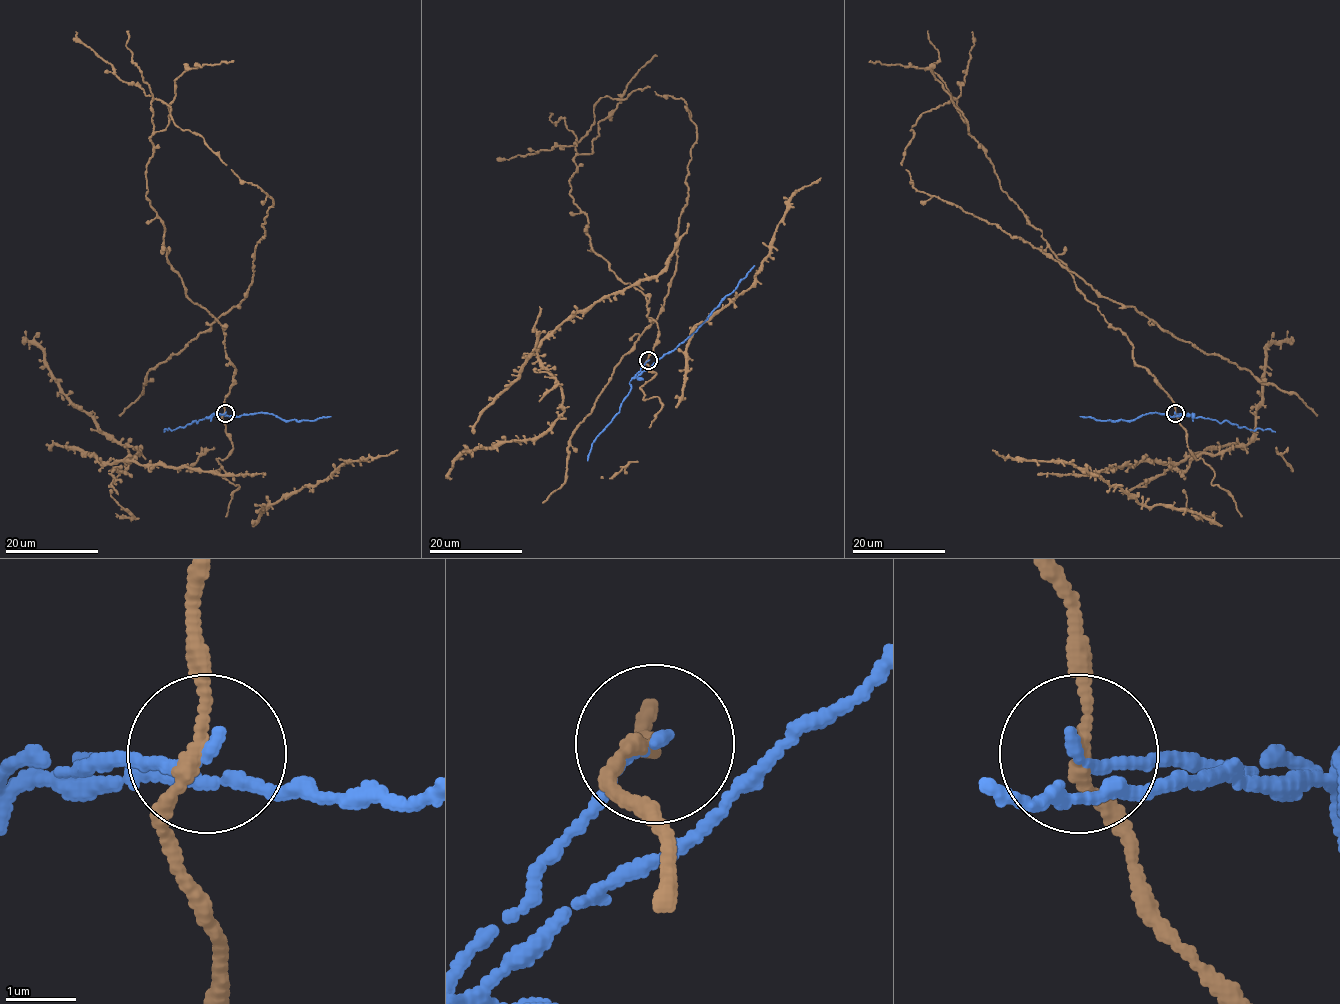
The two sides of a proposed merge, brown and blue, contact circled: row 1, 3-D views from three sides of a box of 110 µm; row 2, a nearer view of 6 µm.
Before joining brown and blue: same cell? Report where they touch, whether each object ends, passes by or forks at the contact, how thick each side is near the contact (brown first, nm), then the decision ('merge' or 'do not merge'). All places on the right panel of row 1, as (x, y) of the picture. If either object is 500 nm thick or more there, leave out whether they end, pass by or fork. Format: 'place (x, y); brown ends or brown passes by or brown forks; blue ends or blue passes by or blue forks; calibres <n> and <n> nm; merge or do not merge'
place (1175, 413); brown passes by; blue ends; calibres 170 and 150 nm; do not merge

